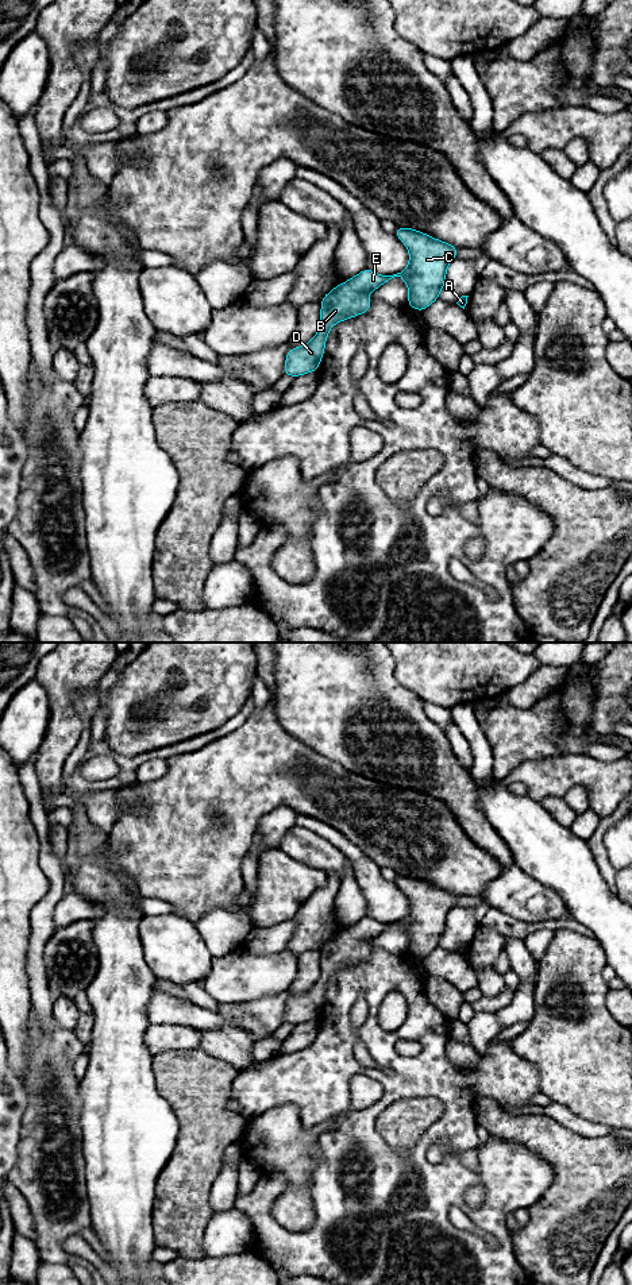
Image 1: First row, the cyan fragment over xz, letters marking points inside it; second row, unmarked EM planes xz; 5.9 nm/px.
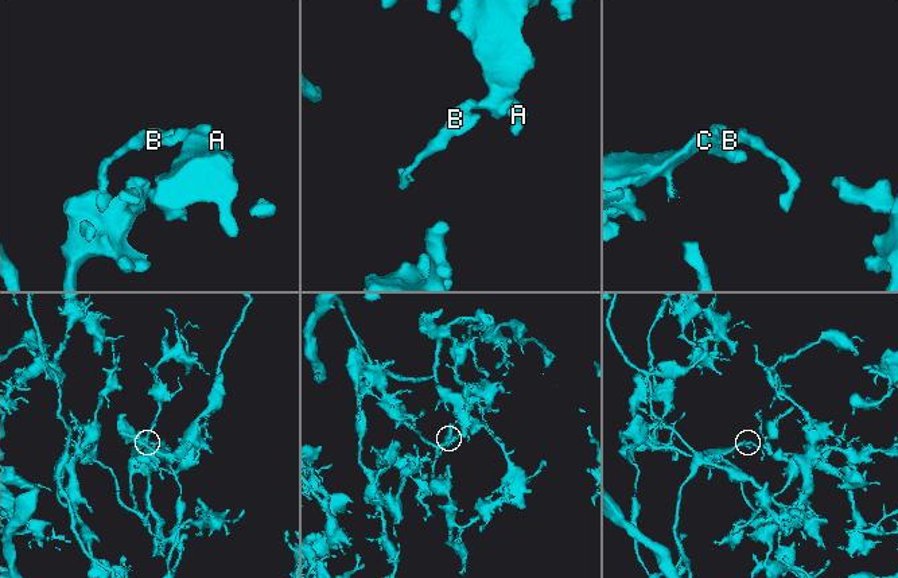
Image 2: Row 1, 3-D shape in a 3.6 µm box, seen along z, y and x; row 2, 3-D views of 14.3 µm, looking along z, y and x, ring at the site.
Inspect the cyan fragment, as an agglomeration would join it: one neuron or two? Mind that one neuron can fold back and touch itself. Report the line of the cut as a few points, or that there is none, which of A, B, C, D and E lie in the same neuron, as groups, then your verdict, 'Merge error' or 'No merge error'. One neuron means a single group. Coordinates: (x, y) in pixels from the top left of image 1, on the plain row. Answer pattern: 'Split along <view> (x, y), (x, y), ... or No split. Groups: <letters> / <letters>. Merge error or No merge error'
No split. Groups: A B C D E. No merge error

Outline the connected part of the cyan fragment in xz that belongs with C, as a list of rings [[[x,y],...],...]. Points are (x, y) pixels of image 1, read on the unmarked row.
[[[397,875],[396,884],[408,896],[409,912],[393,923],[365,917],[327,941],[320,949],[317,981],[305,993],[286,1000],[285,1023],[296,1026],[317,1019],[331,975],[369,960],[371,953],[367,942],[394,925],[405,929],[409,937],[406,952],[413,957],[423,960],[439,948],[446,931],[447,915],[456,906],[458,895],[406,875]]]

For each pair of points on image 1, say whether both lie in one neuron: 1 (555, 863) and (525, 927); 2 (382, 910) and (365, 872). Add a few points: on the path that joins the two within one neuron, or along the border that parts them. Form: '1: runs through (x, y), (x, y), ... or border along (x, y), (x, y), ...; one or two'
1: runs through (574, 887), (574, 914), (566, 922), (550, 925); one
2: runs through (382, 900), (372, 882); one

